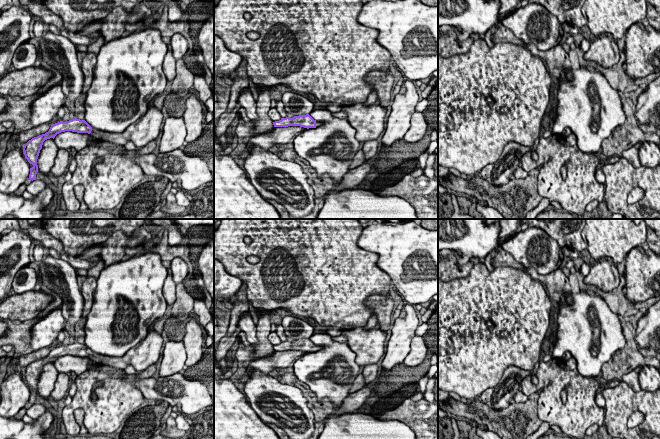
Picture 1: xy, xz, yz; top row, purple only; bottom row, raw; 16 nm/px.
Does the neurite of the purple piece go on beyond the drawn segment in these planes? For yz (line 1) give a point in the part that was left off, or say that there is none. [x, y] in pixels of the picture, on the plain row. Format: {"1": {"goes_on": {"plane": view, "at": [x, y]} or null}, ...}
{"1": {"goes_on": null}}

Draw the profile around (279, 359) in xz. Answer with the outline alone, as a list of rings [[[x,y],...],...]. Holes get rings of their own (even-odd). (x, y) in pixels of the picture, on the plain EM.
[[[300,350],[274,351],[274,353],[270,356],[252,360],[249,362],[245,374],[240,377],[238,383],[244,385],[250,378],[250,373],[253,370],[259,370],[264,374],[269,374],[276,368],[286,369],[294,360],[306,353],[307,352]]]

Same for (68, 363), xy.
[[[65,355],[55,360],[54,366],[58,373],[62,372],[68,374],[72,372],[77,376],[88,369],[90,361],[91,359],[88,357]]]

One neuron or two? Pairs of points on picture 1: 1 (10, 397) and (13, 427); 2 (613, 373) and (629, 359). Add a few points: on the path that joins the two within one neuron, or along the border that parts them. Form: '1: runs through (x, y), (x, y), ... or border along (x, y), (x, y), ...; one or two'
1: border along (13, 417), (10, 419); two
2: runs through (617, 369), (625, 361); one

